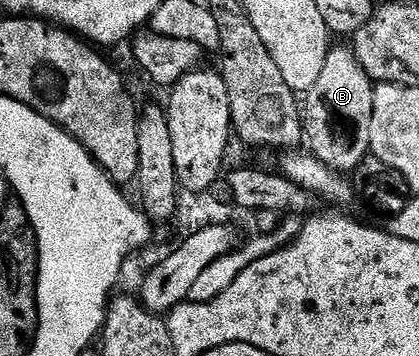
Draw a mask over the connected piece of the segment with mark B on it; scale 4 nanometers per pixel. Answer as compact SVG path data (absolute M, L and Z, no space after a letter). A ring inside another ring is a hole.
M332 46L328 50L321 74L317 76L315 84L305 92L301 114L306 150L329 169L340 173L354 172L359 162L367 158L371 149L369 125L373 125L375 89L376 84L361 69L350 46ZM335 123L343 123L343 131L335 127Z

